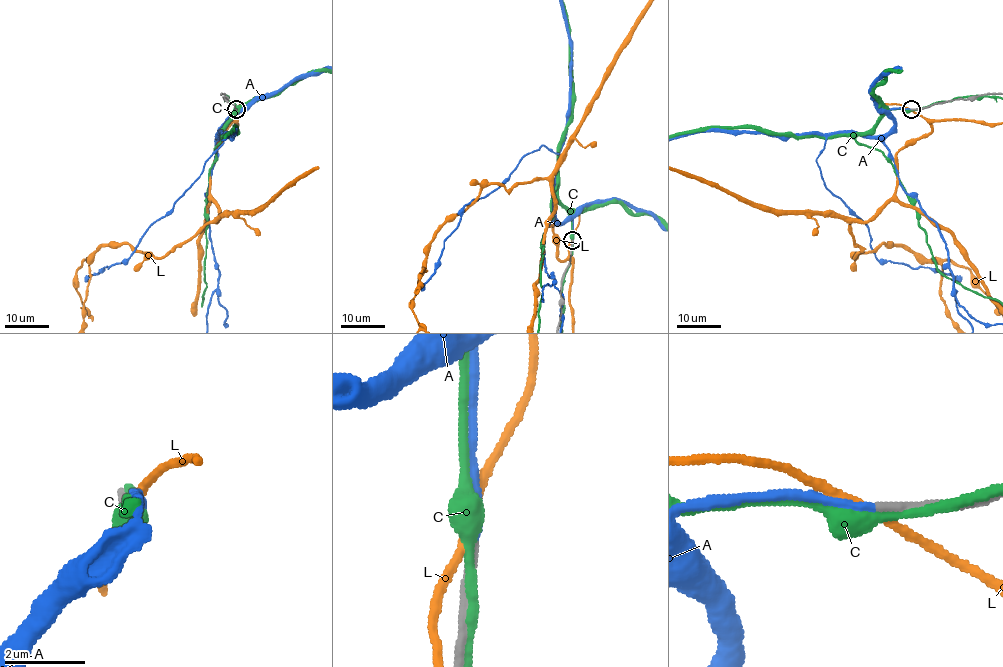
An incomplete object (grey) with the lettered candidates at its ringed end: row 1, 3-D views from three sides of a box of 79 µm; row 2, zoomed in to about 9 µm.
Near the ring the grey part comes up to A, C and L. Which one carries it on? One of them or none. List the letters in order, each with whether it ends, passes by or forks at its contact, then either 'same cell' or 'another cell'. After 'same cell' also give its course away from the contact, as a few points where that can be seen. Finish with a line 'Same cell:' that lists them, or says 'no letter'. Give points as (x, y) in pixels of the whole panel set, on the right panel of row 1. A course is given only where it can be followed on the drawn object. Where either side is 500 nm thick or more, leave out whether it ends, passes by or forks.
A: it ends there; same cell
C: it passes by; another cell
L: it passes by; another cell
Same cell: A

